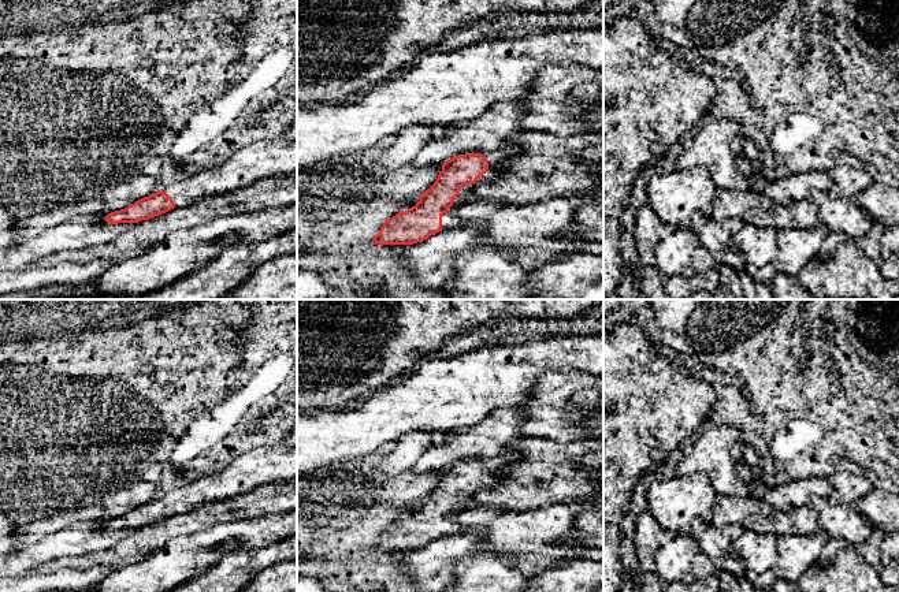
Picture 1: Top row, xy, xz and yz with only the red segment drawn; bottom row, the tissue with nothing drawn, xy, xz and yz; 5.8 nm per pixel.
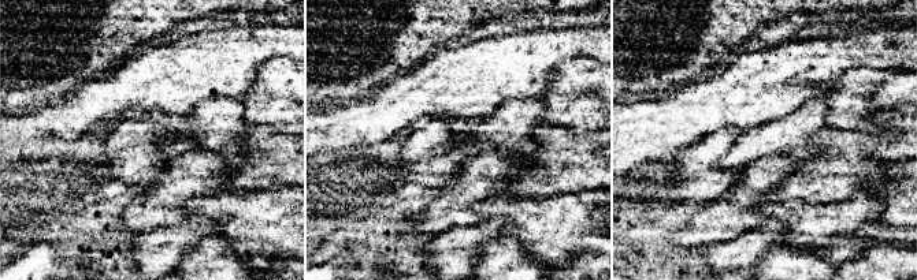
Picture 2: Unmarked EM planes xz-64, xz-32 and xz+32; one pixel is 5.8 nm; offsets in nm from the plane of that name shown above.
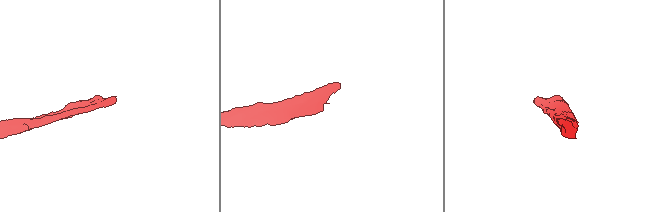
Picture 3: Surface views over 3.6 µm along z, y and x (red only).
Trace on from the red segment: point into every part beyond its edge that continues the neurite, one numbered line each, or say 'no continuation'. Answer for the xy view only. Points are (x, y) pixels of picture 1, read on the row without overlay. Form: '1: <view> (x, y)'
1: xy (278, 464)

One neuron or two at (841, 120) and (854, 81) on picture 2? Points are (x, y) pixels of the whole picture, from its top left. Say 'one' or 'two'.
one

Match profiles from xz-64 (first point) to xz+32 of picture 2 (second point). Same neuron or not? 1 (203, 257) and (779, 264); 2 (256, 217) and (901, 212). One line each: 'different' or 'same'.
1: same
2: different

